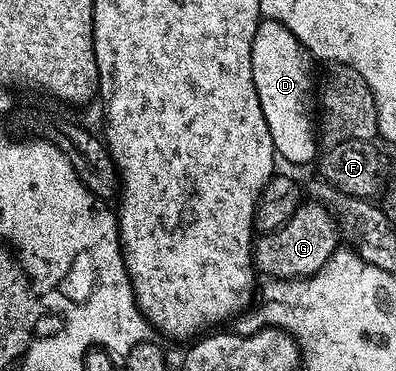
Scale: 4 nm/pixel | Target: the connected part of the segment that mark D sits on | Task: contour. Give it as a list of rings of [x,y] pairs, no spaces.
[[[263,20],[256,31],[256,39],[252,39],[252,83],[256,83],[256,95],[260,99],[260,111],[264,111],[264,123],[268,123],[268,135],[272,135],[272,143],[274,144],[274,152],[279,158],[282,157],[290,165],[306,165],[315,160],[320,153],[320,137],[316,132],[316,83],[314,87],[314,65],[315,58],[310,56],[309,51],[300,43],[300,39],[296,39],[296,35],[292,35],[292,31],[288,31],[288,27],[284,27],[279,21]]]

